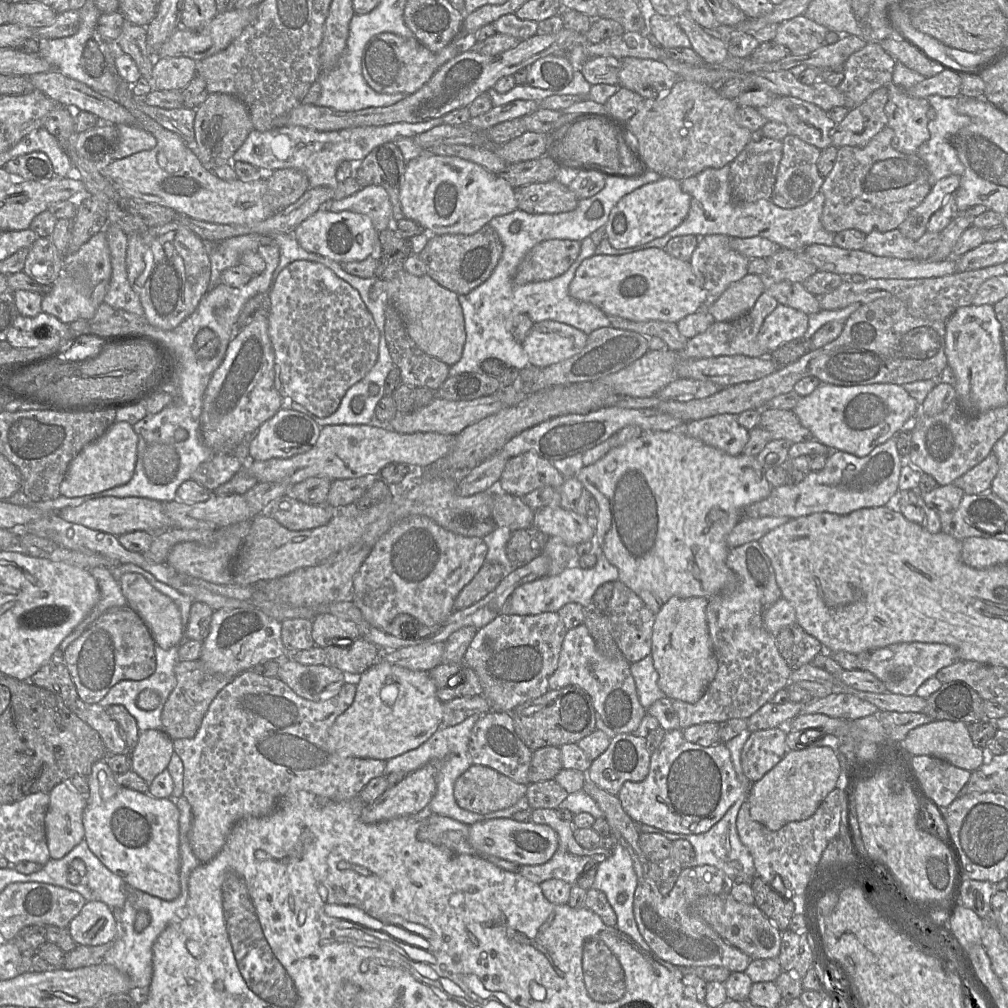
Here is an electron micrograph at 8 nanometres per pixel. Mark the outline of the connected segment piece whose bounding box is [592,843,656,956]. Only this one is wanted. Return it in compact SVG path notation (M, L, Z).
M617 843L610 857L597 865L597 873L592 885L602 891L616 913L616 928L634 939L650 956L656 955L639 932L633 913L634 893L637 875L627 850Z

